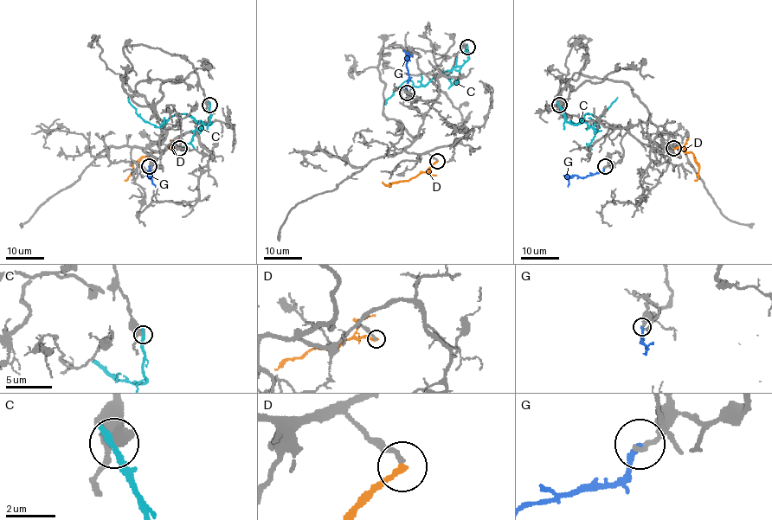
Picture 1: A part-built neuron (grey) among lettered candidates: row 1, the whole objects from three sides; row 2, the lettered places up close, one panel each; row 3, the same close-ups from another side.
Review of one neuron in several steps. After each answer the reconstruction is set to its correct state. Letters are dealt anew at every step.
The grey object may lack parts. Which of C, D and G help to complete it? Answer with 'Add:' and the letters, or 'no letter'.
Add: G

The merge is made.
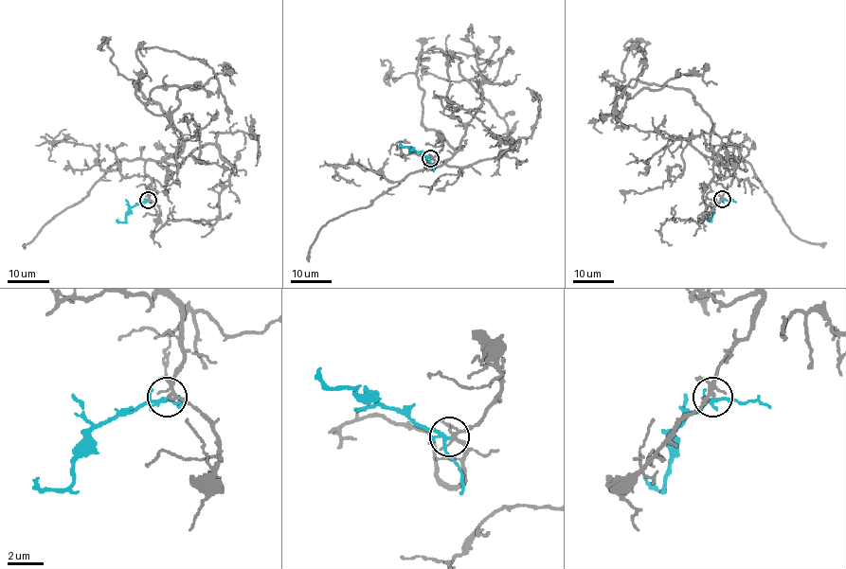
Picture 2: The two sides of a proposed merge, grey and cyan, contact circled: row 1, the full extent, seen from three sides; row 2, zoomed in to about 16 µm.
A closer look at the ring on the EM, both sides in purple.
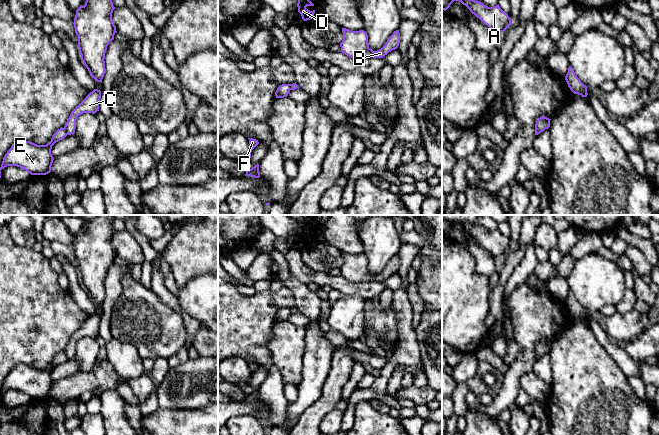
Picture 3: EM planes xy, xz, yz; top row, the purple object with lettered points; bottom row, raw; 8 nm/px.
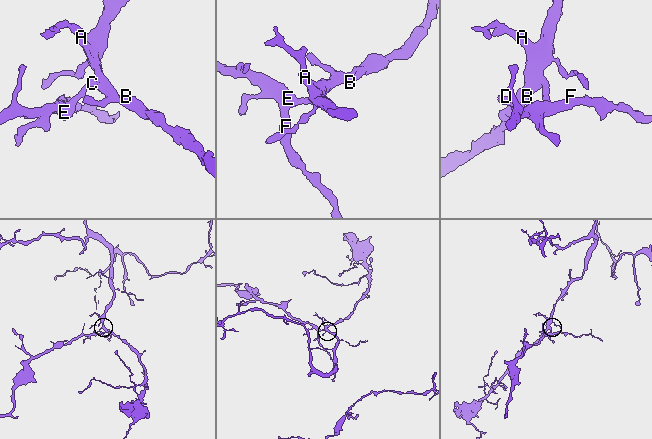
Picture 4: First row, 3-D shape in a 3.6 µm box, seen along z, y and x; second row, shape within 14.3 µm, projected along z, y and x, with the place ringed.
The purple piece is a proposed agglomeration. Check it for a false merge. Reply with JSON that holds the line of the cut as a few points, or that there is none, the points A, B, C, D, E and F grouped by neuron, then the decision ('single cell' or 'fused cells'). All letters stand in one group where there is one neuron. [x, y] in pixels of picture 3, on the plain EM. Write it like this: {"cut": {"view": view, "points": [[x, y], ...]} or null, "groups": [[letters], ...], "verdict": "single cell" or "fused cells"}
{"cut": {"view": "xy", "points": [[63, 352], [67, 358]]}, "groups": [["A", "B", "C", "D"], ["E", "F"]], "verdict": "fused cells"}

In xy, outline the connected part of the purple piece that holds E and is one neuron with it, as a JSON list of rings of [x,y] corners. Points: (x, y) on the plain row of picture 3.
[[[64,352],[58,353],[52,360],[51,365],[46,369],[37,369],[30,365],[19,364],[15,366],[11,372],[5,378],[1,391],[0,391],[0,402],[1,402],[1,394],[7,390],[17,390],[24,394],[26,394],[31,399],[46,399],[51,396],[51,390],[53,387],[53,380],[51,378],[52,370],[65,362],[67,360],[67,356]]]

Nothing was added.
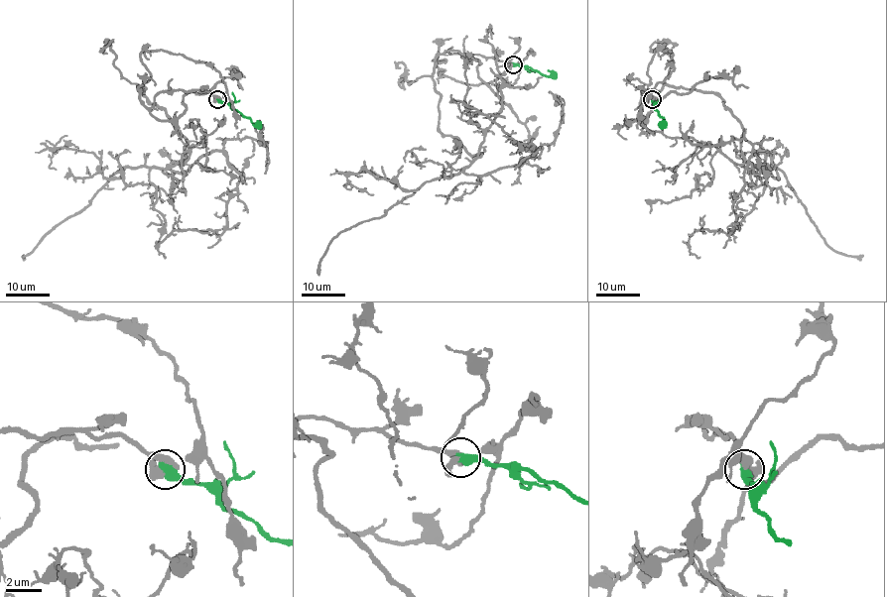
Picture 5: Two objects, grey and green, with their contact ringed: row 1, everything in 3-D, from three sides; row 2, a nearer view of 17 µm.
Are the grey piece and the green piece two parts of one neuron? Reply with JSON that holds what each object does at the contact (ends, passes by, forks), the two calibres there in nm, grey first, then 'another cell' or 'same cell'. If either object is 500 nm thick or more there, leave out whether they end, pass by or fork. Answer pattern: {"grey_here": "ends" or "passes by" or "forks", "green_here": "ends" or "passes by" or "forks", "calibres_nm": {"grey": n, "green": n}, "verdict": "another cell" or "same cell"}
{"calibres_nm": {"grey": 500, "green": 550}, "verdict": "same cell"}

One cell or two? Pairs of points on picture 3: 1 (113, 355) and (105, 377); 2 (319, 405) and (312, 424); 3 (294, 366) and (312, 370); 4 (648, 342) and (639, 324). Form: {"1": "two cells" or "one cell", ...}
{"1": "two cells", "2": "one cell", "3": "two cells", "4": "two cells"}

